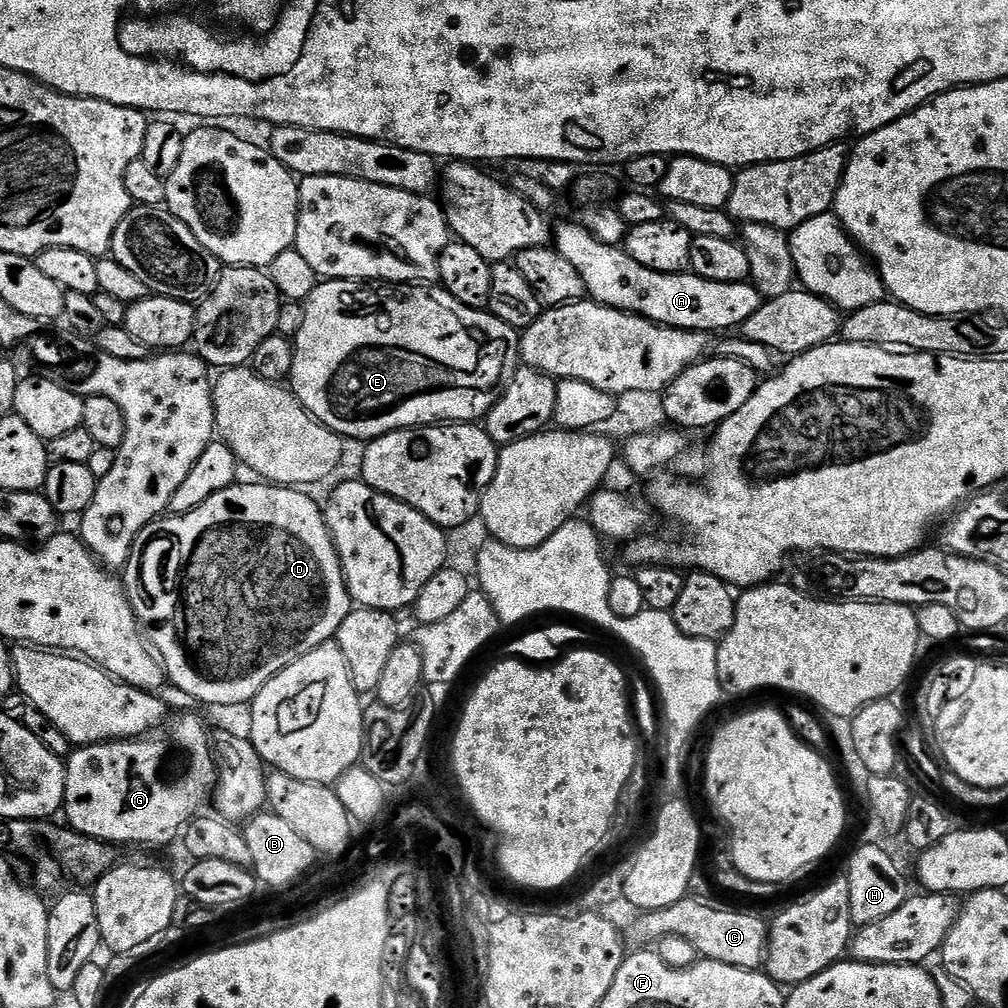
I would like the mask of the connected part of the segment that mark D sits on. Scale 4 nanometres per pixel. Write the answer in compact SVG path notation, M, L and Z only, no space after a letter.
M237 482L232 487L226 490L218 490L218 494L214 494L210 498L206 498L206 502L202 502L194 510L189 512L181 512L179 514L168 514L159 520L153 520L152 523L146 525L141 532L136 535L136 541L132 547L132 553L128 559L128 563L122 572L122 583L124 585L124 591L128 594L128 601L130 606L134 610L136 619L140 621L140 627L151 647L154 649L160 661L164 663L164 670L167 679L170 684L173 684L180 692L185 692L188 696L193 696L196 700L201 700L204 704L217 704L220 708L232 708L235 704L247 705L252 701L257 694L262 690L262 686L266 686L266 682L270 682L270 678L274 678L282 671L286 666L290 666L298 658L302 658L306 654L310 654L310 650L314 650L319 644L327 644L333 639L338 630L338 626L342 626L342 622L346 618L346 614L350 614L354 607L354 601L352 596L348 593L348 587L344 584L344 571L340 565L340 559L336 553L336 547L332 541L332 535L328 529L328 523L324 521L324 513L321 505L316 505L310 497L307 496L307 491L297 490L292 486L277 486L267 482L255 482L256 484L243 484L243 482Z

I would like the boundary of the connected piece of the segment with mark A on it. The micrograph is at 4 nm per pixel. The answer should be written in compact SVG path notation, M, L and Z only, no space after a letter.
M579 222L560 224L557 228L555 225L554 247L570 266L574 266L574 270L578 270L578 274L582 274L588 296L595 303L645 316L647 320L668 328L715 334L719 328L732 328L735 324L736 327L742 326L762 303L760 291L750 282L710 282L695 274L650 270L642 266L642 262L634 262L623 247L606 246L594 238L594 234L587 232Z

